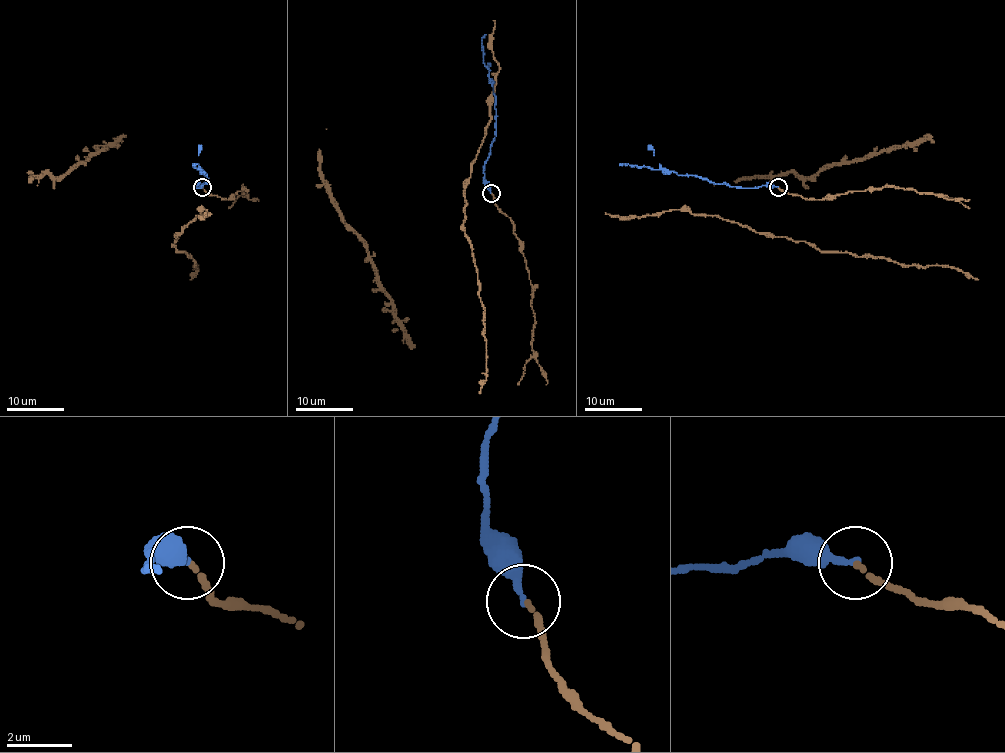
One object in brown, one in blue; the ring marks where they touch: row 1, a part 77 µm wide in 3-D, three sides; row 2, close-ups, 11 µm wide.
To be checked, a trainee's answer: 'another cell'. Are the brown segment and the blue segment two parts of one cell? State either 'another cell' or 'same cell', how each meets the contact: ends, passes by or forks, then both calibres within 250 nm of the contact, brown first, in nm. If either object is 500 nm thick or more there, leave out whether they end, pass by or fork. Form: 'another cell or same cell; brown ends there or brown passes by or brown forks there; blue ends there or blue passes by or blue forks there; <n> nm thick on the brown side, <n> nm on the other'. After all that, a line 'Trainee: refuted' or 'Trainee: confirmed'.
same cell; brown ends there; blue ends there; 180 nm thick on the brown side, 240 nm on the other
Trainee: refuted

